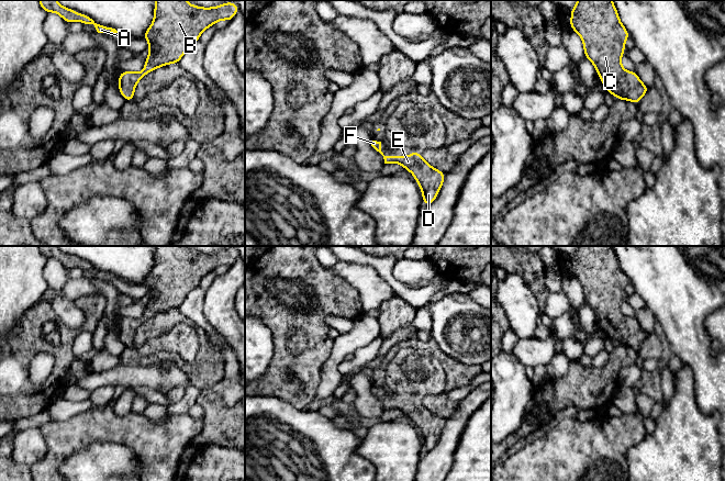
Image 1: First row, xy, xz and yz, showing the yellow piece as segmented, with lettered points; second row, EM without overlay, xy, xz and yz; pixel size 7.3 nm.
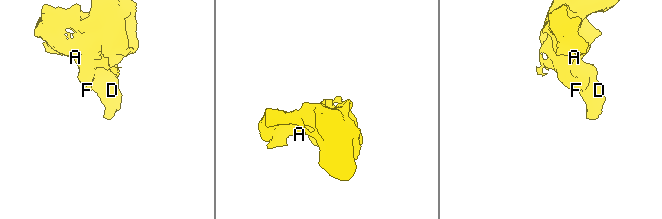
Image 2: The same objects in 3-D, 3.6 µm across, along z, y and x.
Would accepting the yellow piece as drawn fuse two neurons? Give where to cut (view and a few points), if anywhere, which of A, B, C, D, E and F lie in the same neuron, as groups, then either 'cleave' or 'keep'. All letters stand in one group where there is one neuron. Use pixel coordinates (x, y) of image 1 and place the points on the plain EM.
cut none; groups A B C D E F; keep

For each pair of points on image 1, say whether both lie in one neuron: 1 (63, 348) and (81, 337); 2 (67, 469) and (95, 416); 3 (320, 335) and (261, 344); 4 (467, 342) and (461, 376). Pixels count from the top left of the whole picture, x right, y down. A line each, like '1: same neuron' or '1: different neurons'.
1: different neurons
2: different neurons
3: different neurons
4: different neurons

